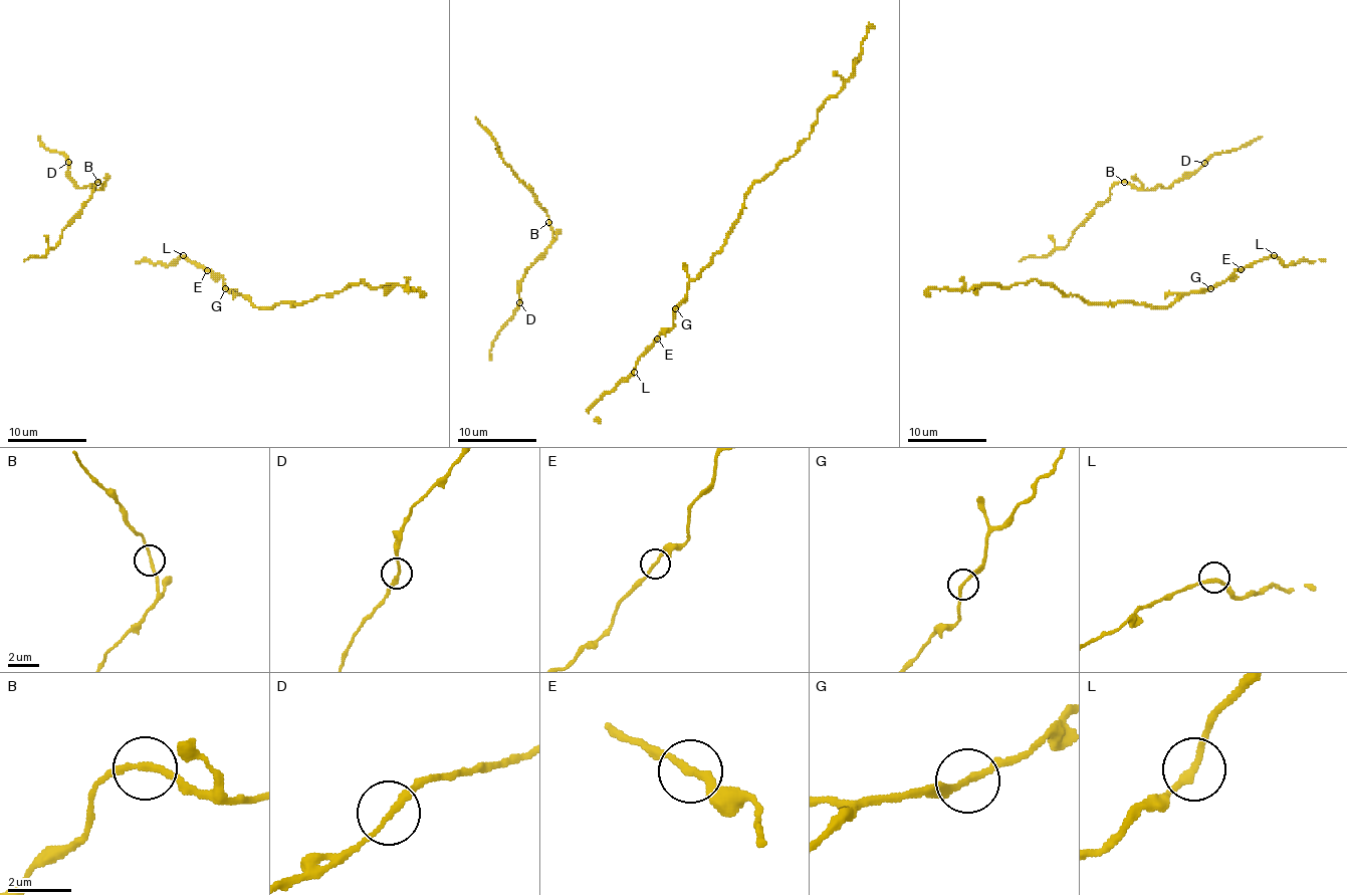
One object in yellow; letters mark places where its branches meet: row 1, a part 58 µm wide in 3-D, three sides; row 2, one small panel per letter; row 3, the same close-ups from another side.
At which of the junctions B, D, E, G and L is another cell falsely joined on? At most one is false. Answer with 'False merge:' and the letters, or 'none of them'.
False merge: none of them

